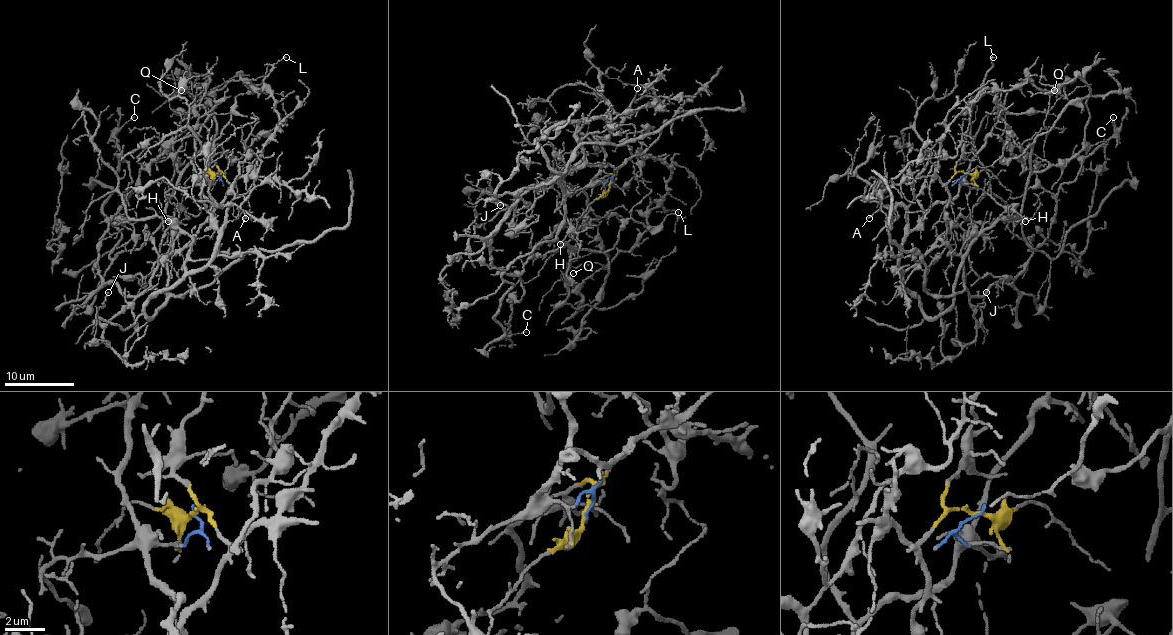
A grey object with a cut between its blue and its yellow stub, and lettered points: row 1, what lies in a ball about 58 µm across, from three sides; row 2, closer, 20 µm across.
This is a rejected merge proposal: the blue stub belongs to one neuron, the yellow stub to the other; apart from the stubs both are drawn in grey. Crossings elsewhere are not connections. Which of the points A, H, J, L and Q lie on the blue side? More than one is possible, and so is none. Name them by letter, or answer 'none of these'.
A, H, Q

